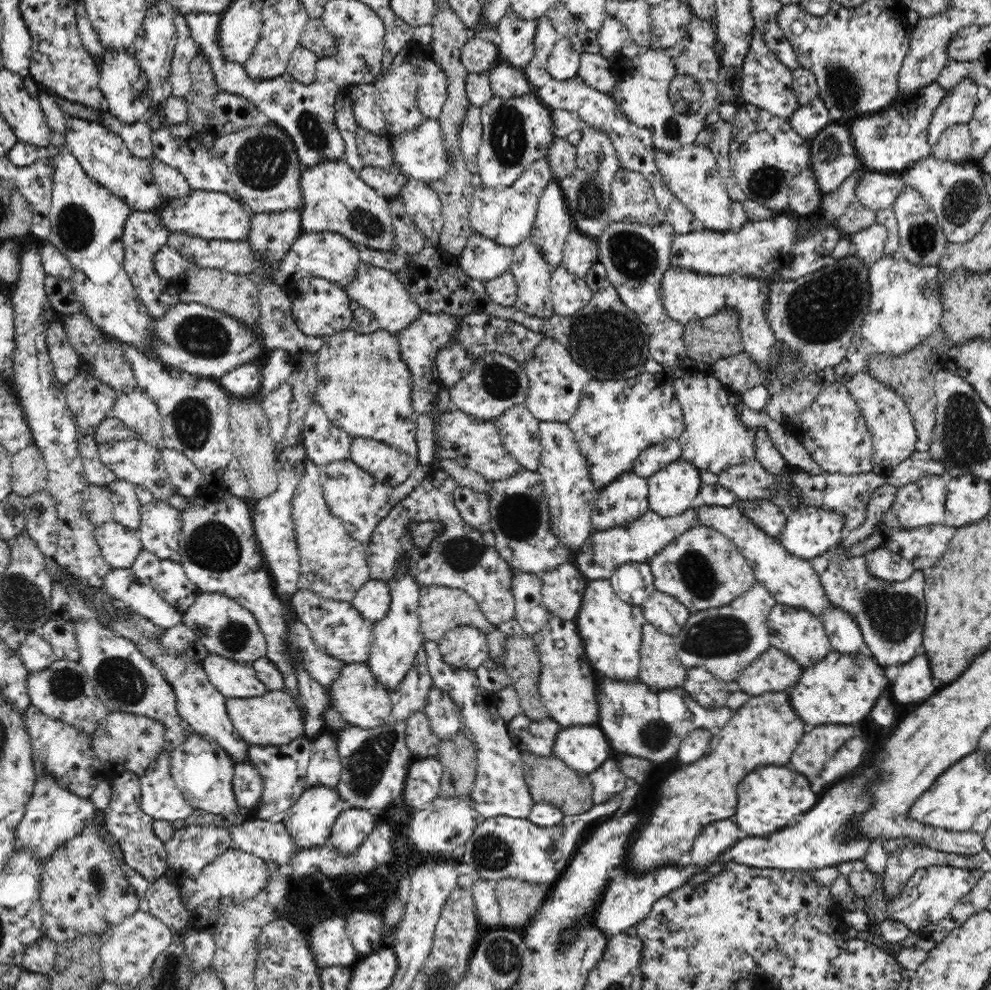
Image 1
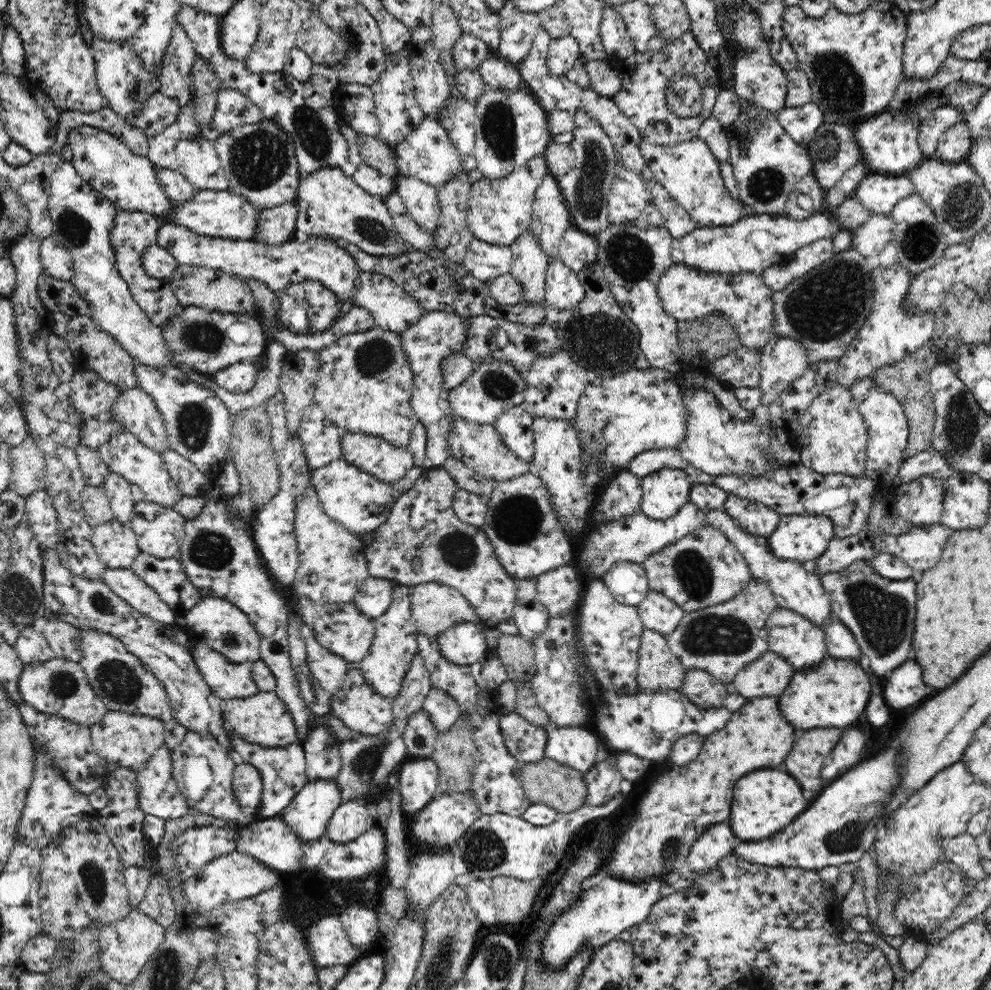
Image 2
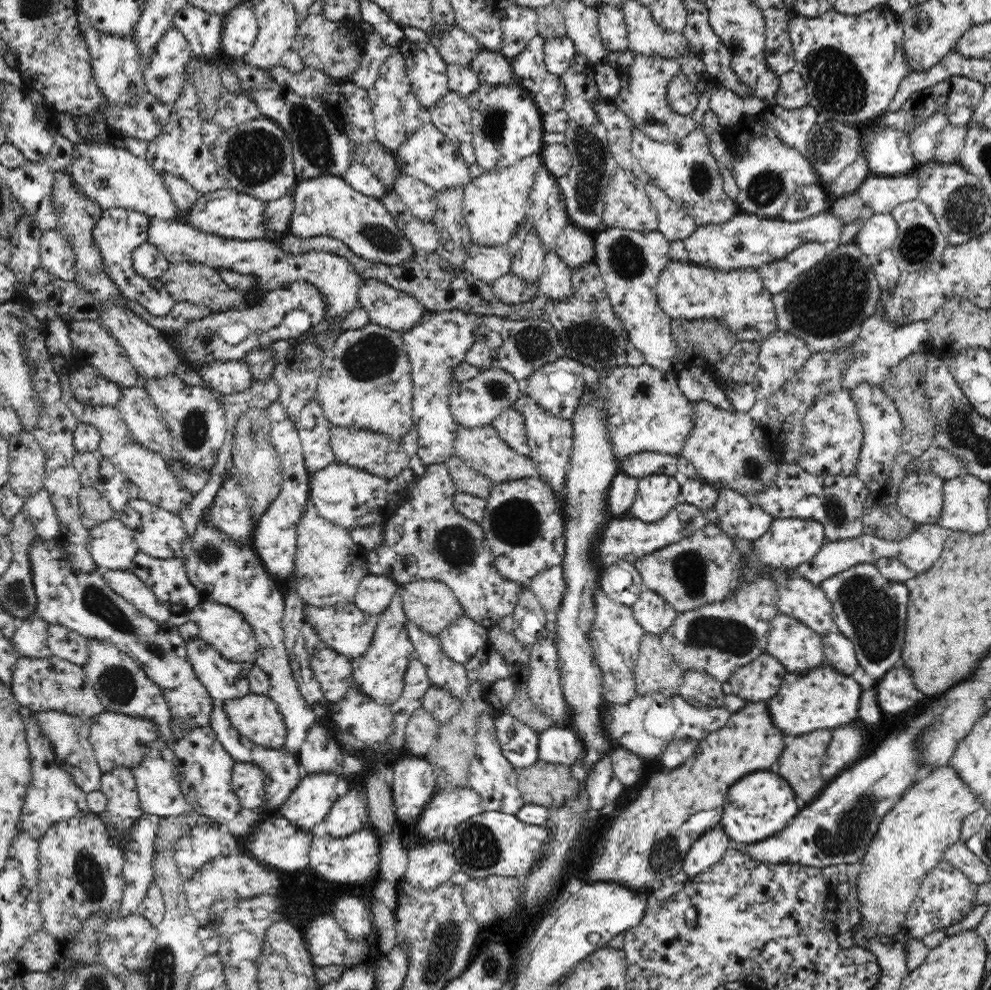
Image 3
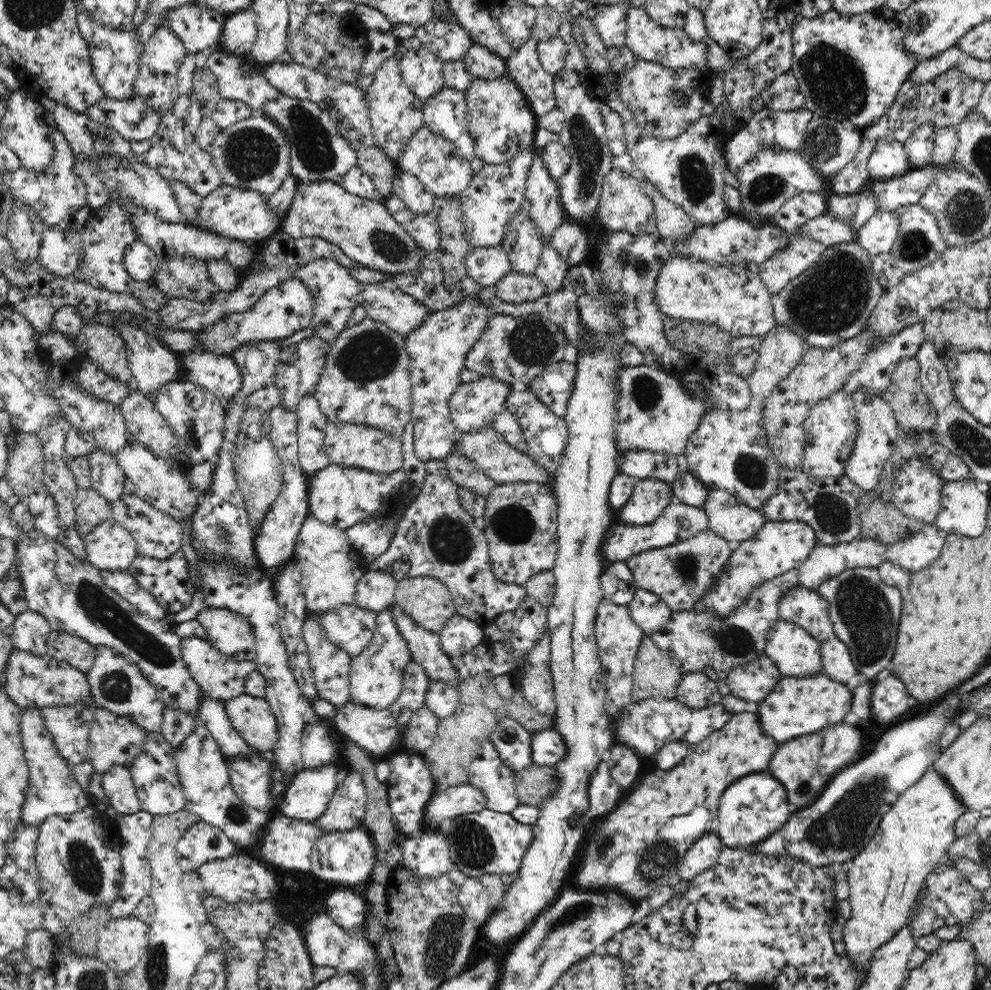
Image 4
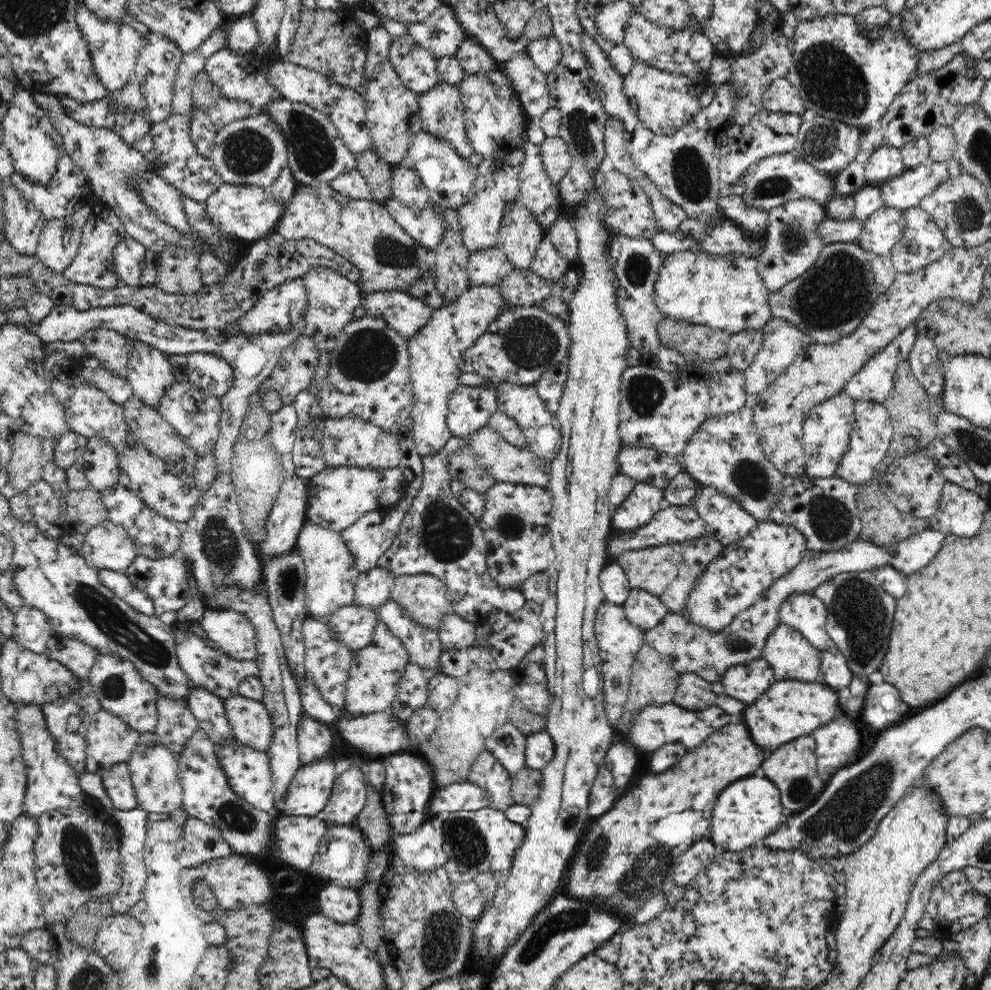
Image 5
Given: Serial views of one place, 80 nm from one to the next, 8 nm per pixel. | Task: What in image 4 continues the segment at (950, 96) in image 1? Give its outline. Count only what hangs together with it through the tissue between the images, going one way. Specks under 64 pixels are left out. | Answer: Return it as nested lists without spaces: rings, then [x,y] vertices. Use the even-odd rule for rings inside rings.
[[[922,125],[904,142],[904,151],[912,168],[933,163],[935,131],[936,128],[930,125]]]

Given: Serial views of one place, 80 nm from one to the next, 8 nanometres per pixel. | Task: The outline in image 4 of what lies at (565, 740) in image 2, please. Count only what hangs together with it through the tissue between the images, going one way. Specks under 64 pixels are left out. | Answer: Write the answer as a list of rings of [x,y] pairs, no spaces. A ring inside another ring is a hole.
[[[552,729],[534,732],[531,739],[532,764],[534,766],[554,767],[558,760],[564,758],[567,747],[561,735]]]

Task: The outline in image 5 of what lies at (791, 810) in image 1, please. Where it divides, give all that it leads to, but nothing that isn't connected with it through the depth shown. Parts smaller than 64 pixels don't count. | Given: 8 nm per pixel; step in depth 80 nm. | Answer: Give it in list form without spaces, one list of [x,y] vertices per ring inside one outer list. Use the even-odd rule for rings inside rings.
[[[759,773],[728,785],[716,798],[706,838],[720,851],[742,853],[762,843],[784,821],[787,813],[780,803],[780,791]]]

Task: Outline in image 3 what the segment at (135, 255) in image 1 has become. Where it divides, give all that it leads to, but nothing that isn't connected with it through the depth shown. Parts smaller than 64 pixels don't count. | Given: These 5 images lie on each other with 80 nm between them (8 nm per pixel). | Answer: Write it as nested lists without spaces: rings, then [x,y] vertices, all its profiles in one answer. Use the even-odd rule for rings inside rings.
[[[126,208],[102,209],[102,214],[93,229],[95,246],[99,247],[102,260],[102,269],[112,283],[116,284],[118,291],[126,299],[138,302],[146,311],[154,316],[164,316],[176,302],[164,289],[158,279],[146,279],[133,270],[132,252],[141,243],[147,243],[148,215],[128,210]]]

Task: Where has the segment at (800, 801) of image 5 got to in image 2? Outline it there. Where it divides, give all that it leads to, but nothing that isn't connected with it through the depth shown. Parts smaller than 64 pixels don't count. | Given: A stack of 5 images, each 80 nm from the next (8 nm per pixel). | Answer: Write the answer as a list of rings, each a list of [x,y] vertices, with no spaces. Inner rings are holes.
[[[831,727],[800,732],[780,769],[795,778],[802,791],[817,795],[824,788],[824,779],[821,776],[823,758],[837,746],[842,734],[842,729]]]

